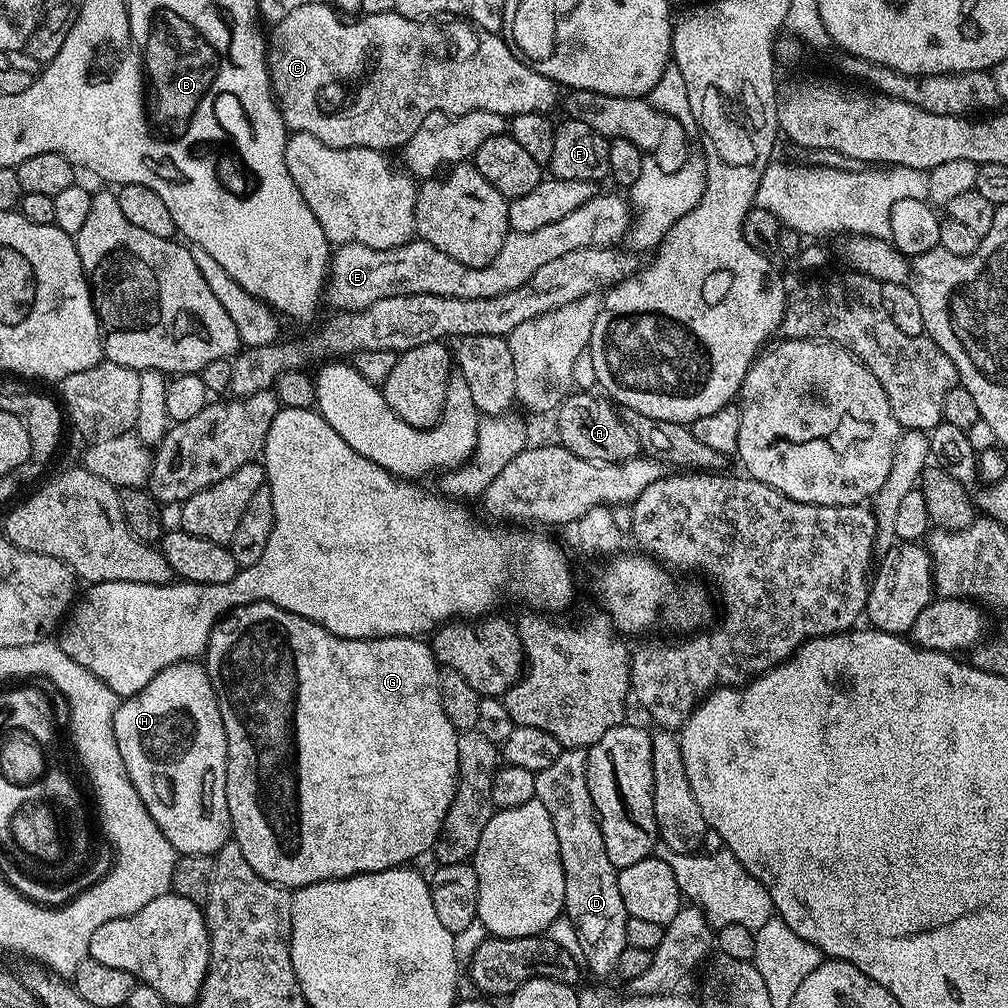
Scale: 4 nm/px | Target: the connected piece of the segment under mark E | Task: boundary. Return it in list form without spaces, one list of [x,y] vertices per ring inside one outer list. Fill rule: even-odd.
[[[594,194],[578,210],[566,214],[559,222],[550,222],[550,226],[542,226],[529,232],[509,231],[502,242],[502,250],[486,266],[462,266],[462,262],[454,262],[450,254],[442,254],[442,250],[434,250],[425,240],[413,238],[408,243],[397,248],[374,250],[361,244],[342,244],[331,253],[330,271],[326,281],[326,300],[333,304],[333,309],[341,312],[362,310],[382,298],[401,296],[402,294],[438,294],[446,298],[494,298],[494,294],[506,294],[510,290],[518,290],[522,282],[530,282],[535,272],[546,266],[554,258],[562,258],[562,254],[570,254],[570,250],[583,248],[611,248],[619,245],[627,237],[628,229],[632,227],[633,209],[629,201],[620,196],[600,196]]]

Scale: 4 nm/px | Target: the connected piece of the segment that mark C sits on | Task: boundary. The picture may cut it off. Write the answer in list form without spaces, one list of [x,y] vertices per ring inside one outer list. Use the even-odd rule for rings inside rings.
[[[310,2],[306,6],[298,6],[298,10],[290,10],[290,14],[286,14],[286,18],[277,20],[271,25],[267,42],[268,73],[272,79],[272,94],[280,105],[284,125],[292,132],[314,134],[314,138],[326,142],[326,146],[334,146],[335,148],[373,148],[379,152],[384,152],[389,150],[388,148],[399,149],[403,146],[416,133],[418,126],[422,126],[422,122],[431,112],[445,112],[447,116],[461,116],[474,110],[490,110],[494,114],[502,114],[506,118],[511,118],[523,112],[548,114],[553,111],[551,108],[555,104],[557,107],[558,96],[556,100],[556,92],[558,92],[558,88],[550,78],[538,74],[538,70],[522,63],[503,35],[482,30],[467,18],[448,14],[443,18],[418,21],[406,18],[393,10],[382,14],[361,15],[359,19],[353,24],[347,24],[346,21],[336,17],[336,12],[330,5]]]

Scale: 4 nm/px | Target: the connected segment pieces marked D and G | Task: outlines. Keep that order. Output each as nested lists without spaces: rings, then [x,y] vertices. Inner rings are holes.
[[[565,748],[558,754],[558,759],[546,766],[546,770],[536,773],[536,799],[546,806],[554,822],[554,834],[558,834],[558,846],[562,858],[562,870],[566,878],[566,898],[564,912],[566,918],[574,926],[578,934],[580,956],[585,969],[588,968],[596,976],[612,976],[616,970],[618,957],[622,950],[629,948],[626,942],[626,922],[628,911],[622,902],[622,893],[618,891],[618,869],[606,858],[606,846],[602,838],[600,822],[596,815],[596,807],[590,798],[588,785],[588,754],[583,748]]]
[[[247,604],[228,613],[212,629],[208,636],[206,667],[214,686],[228,743],[226,802],[232,823],[231,839],[259,876],[283,888],[295,890],[319,884],[322,880],[345,880],[348,876],[408,866],[413,863],[415,856],[433,851],[440,838],[446,810],[450,810],[450,802],[456,793],[458,729],[452,725],[450,718],[446,718],[446,710],[442,710],[442,668],[423,639],[415,636],[378,636],[351,640],[330,634],[330,630],[318,626],[313,620],[273,604]]]

